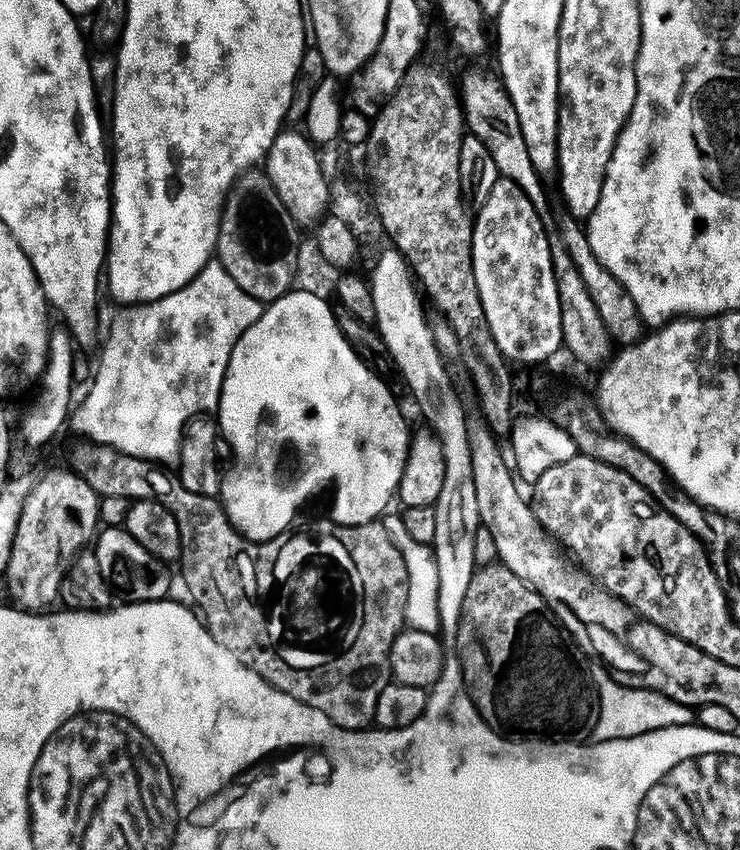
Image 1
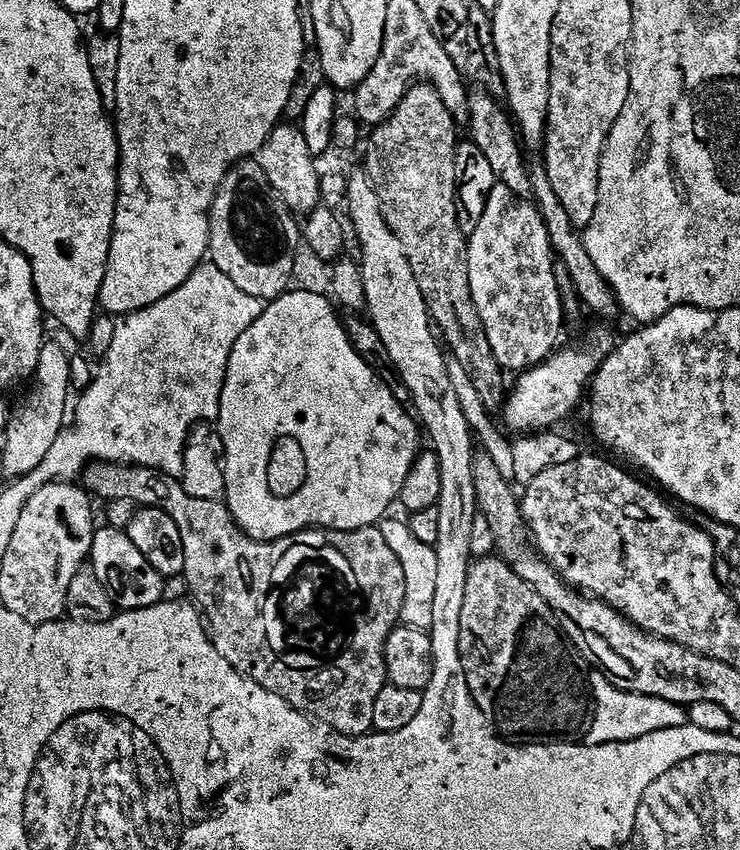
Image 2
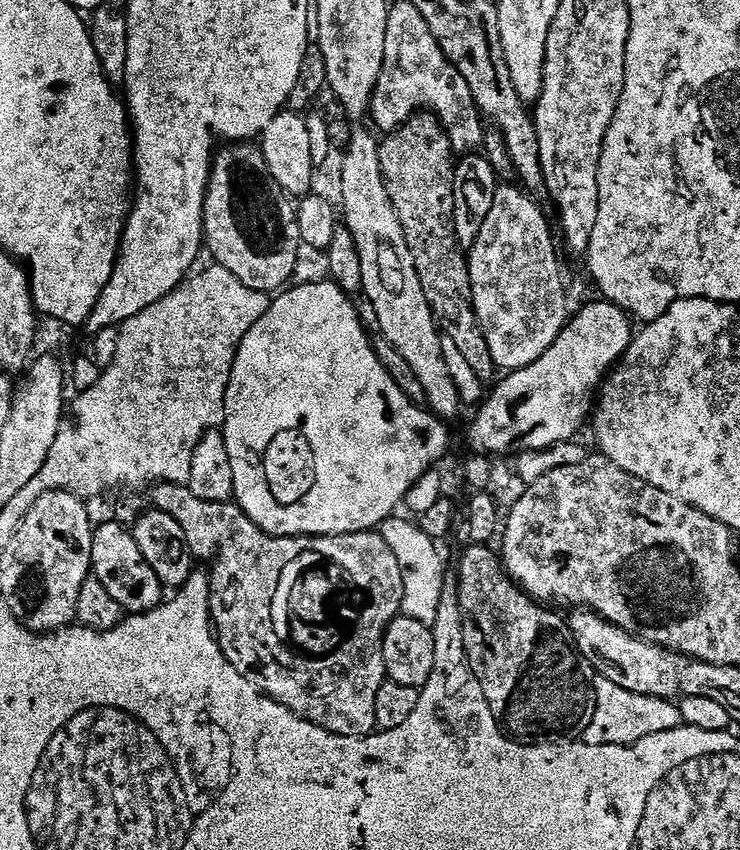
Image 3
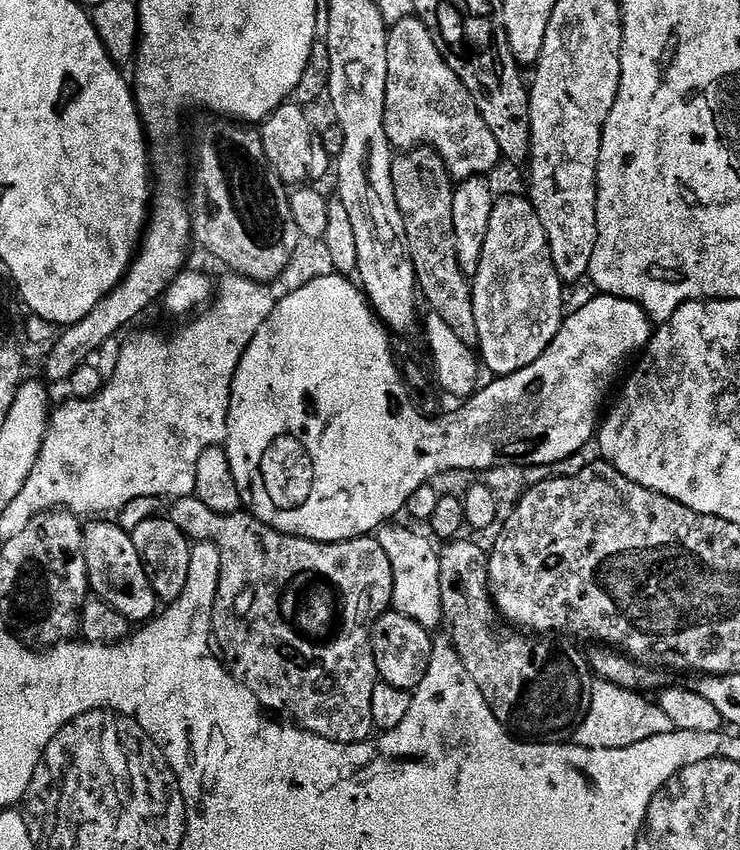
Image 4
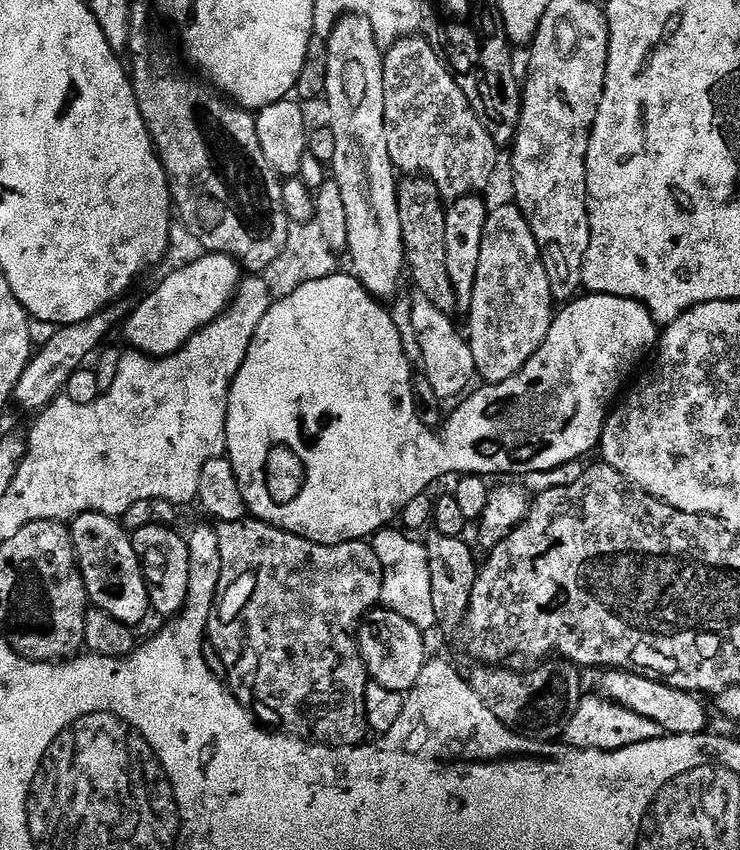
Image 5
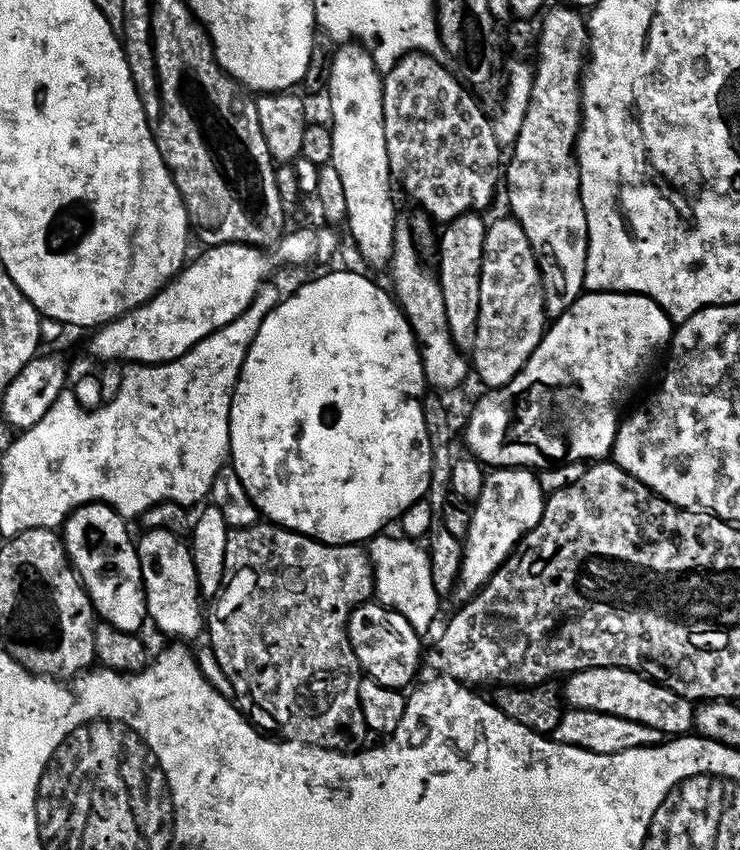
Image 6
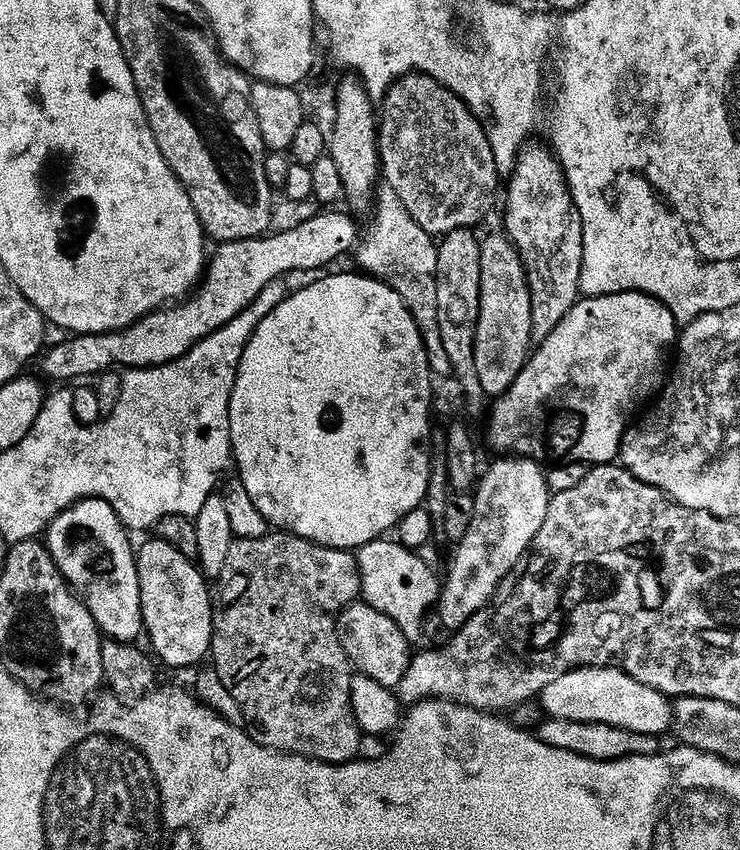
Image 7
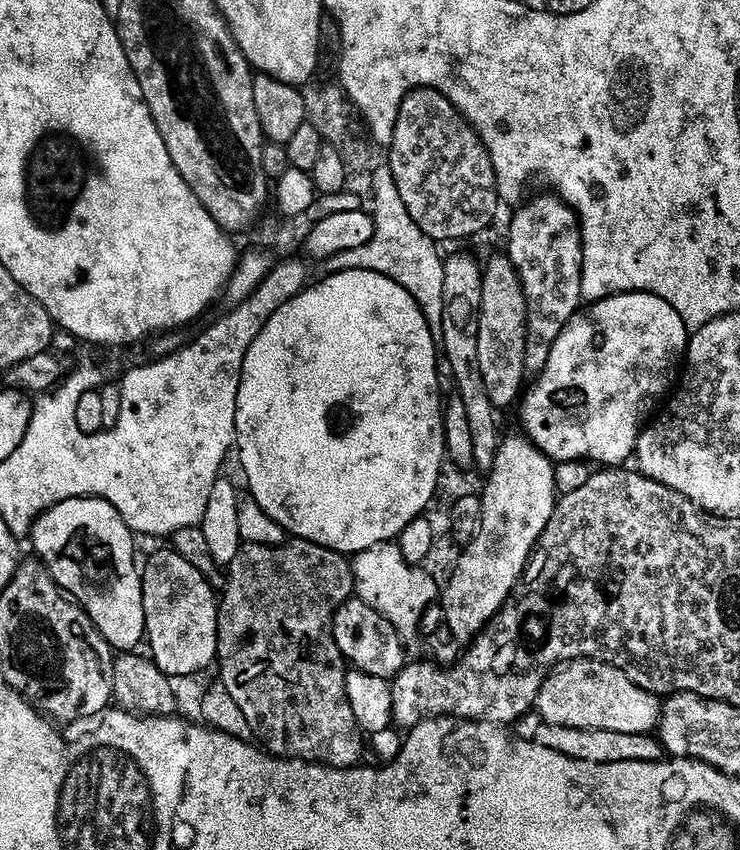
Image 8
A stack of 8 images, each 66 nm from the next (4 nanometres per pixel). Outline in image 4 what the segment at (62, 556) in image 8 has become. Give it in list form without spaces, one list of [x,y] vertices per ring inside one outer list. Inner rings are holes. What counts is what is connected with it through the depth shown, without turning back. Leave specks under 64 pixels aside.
[[[96,518],[83,525],[84,557],[91,591],[122,613],[129,622],[147,622],[158,612],[158,601],[150,586],[150,578],[138,558],[138,550],[134,550],[131,535],[123,532],[118,525],[107,524],[104,520],[107,519]]]

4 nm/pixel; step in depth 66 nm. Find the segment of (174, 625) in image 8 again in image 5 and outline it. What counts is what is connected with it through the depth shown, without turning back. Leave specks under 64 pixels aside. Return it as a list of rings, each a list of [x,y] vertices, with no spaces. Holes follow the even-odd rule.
[[[144,524],[131,533],[132,545],[140,559],[144,581],[148,583],[148,603],[151,611],[163,618],[175,618],[184,611],[190,590],[190,550],[187,539],[172,528],[160,524]]]

